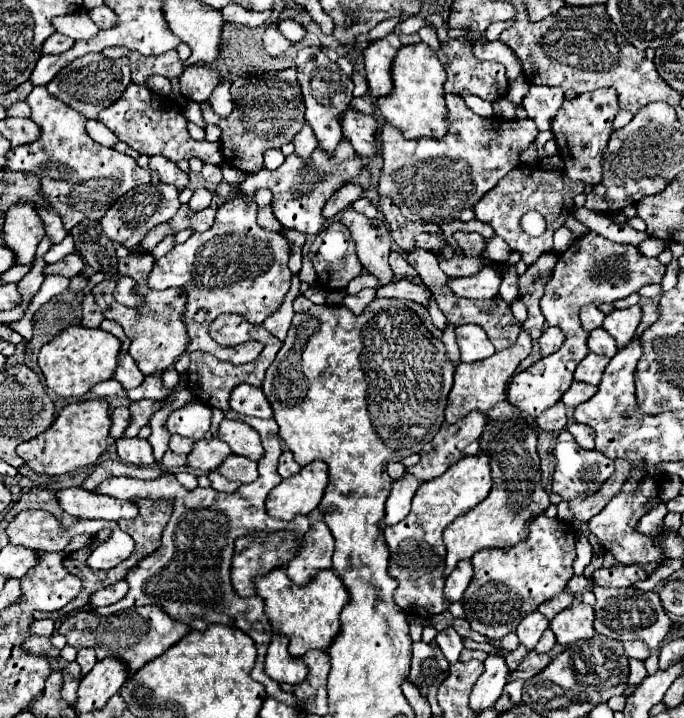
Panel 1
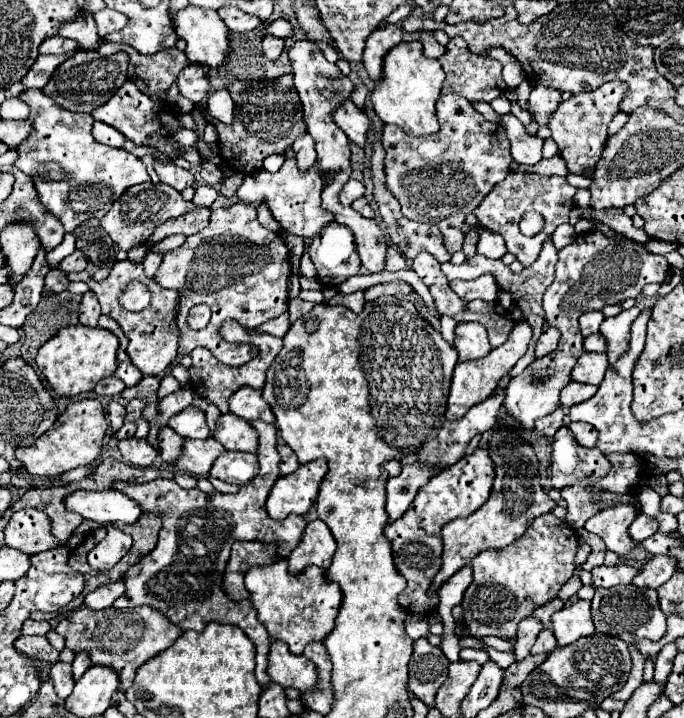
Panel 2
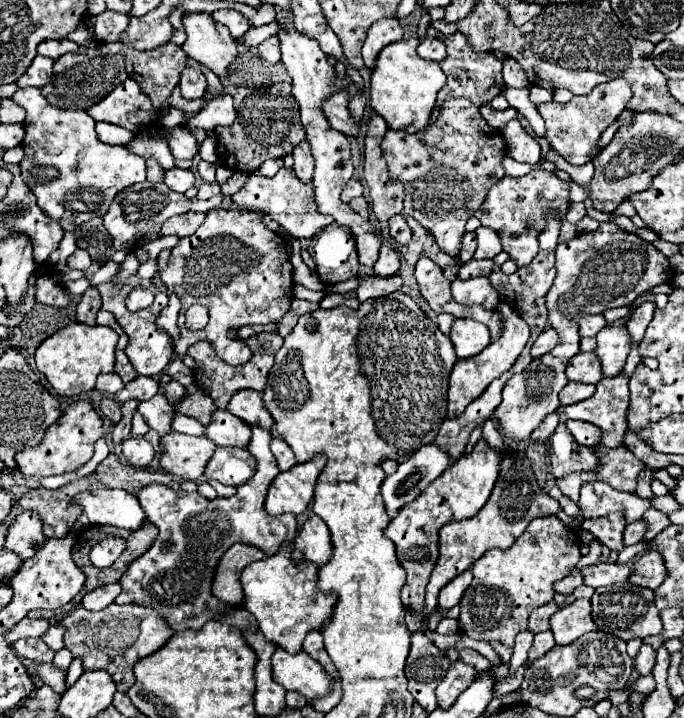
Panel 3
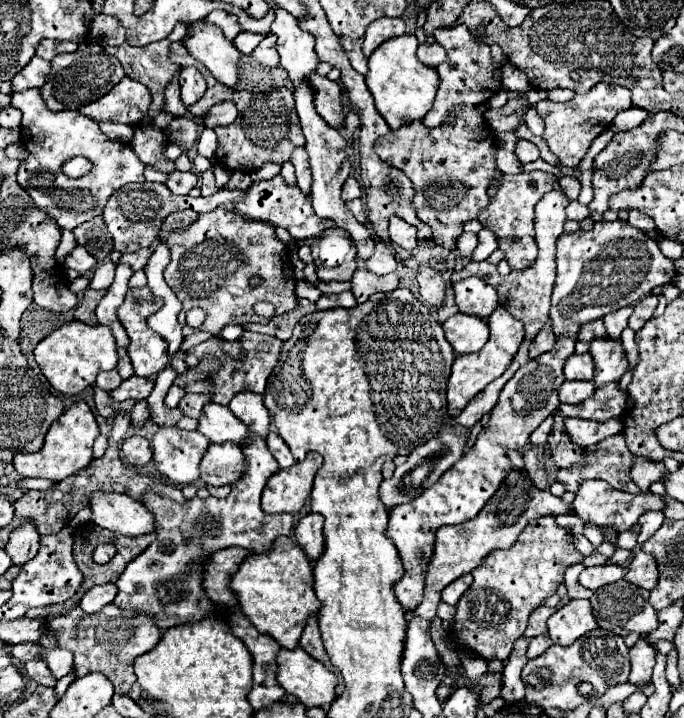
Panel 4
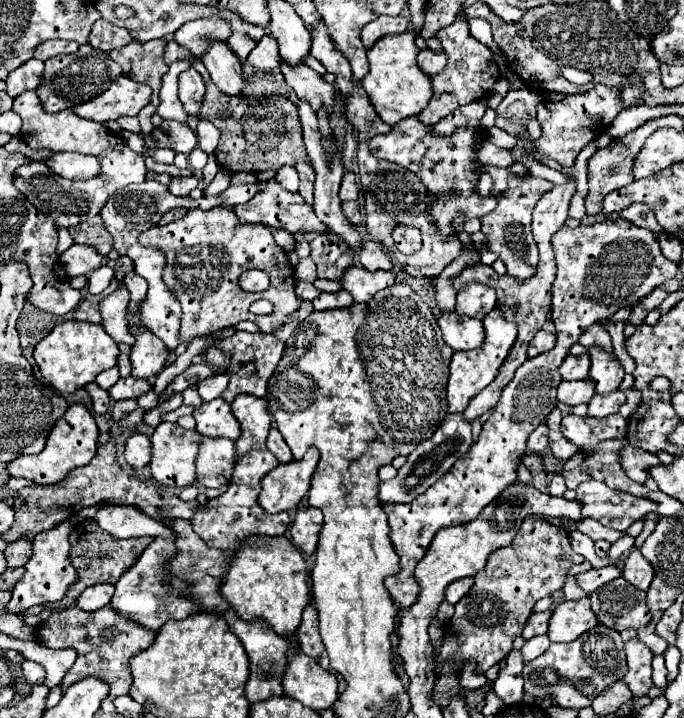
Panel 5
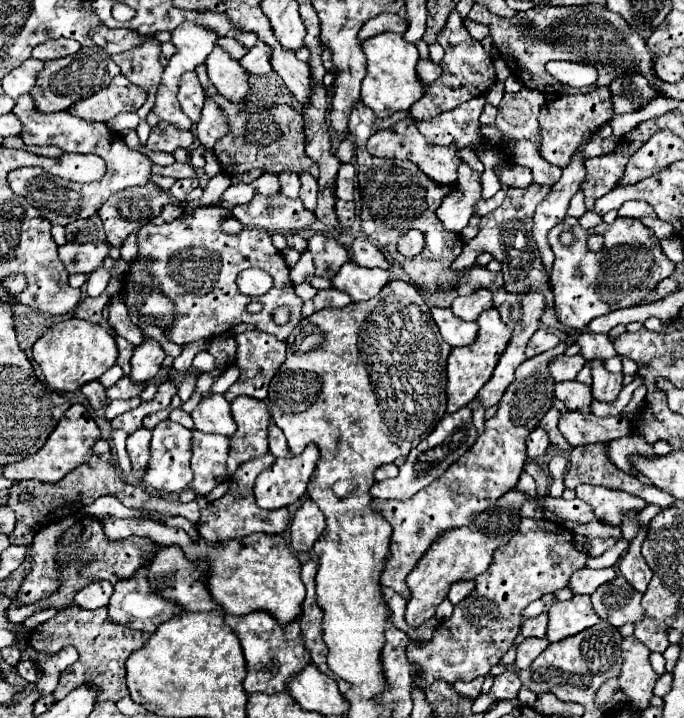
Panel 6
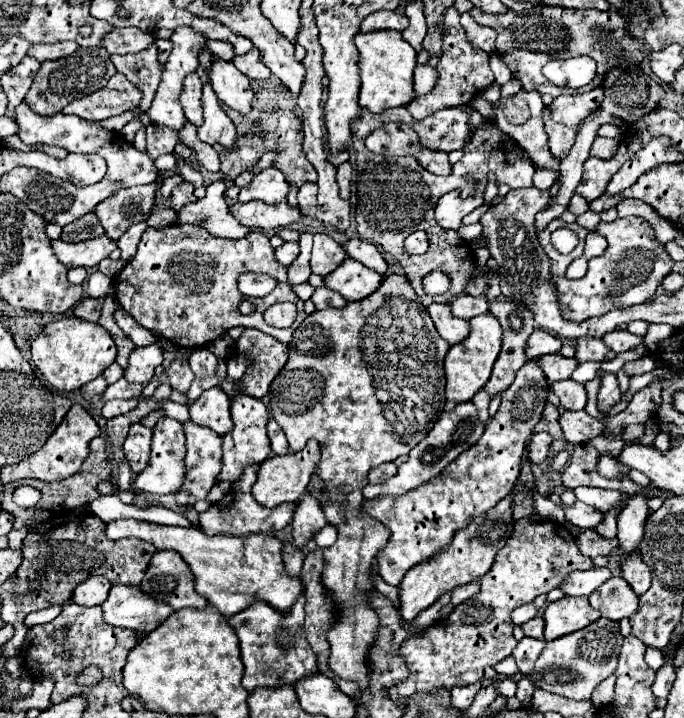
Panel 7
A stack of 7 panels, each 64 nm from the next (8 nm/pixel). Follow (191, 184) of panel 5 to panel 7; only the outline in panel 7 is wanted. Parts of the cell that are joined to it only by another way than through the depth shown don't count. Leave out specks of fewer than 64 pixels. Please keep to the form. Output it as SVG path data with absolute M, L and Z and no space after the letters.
M182 182L178 184L174 190L172 190L172 196L170 196L170 204L172 208L180 210L184 204L190 204L190 200L194 200L194 186L190 182Z

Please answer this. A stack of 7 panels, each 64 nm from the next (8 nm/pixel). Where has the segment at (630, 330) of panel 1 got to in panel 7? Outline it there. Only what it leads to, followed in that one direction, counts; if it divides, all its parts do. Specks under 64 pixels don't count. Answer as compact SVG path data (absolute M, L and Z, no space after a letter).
M604 372L600 378L600 390L598 390L598 408L600 412L608 412L610 406L614 406L620 400L620 388L616 374Z

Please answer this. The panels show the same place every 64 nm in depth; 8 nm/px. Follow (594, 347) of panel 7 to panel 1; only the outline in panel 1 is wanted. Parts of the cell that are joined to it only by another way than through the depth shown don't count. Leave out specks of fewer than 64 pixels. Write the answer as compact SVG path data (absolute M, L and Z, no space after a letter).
M588 304L588 306L584 306L584 308L580 310L580 320L582 320L582 324L584 324L584 330L586 330L586 332L592 332L594 328L602 326L604 314L602 314L594 304Z

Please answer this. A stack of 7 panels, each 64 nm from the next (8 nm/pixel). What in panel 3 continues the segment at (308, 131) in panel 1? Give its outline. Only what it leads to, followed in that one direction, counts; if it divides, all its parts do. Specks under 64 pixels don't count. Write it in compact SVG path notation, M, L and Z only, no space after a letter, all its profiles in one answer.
M308 140L300 142L294 152L294 172L296 176L302 180L302 182L310 182L312 180L312 172L314 172L314 156L310 152L310 146L308 146Z

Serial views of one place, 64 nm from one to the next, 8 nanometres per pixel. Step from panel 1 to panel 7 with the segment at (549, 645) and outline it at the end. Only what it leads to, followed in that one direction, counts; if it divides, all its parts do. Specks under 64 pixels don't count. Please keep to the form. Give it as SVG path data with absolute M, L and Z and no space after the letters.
M522 638L518 642L518 646L514 648L512 656L514 656L520 672L524 672L524 674L532 672L534 662L538 660L540 652L544 650L544 646L546 646L546 642L544 640L536 640L536 638Z

